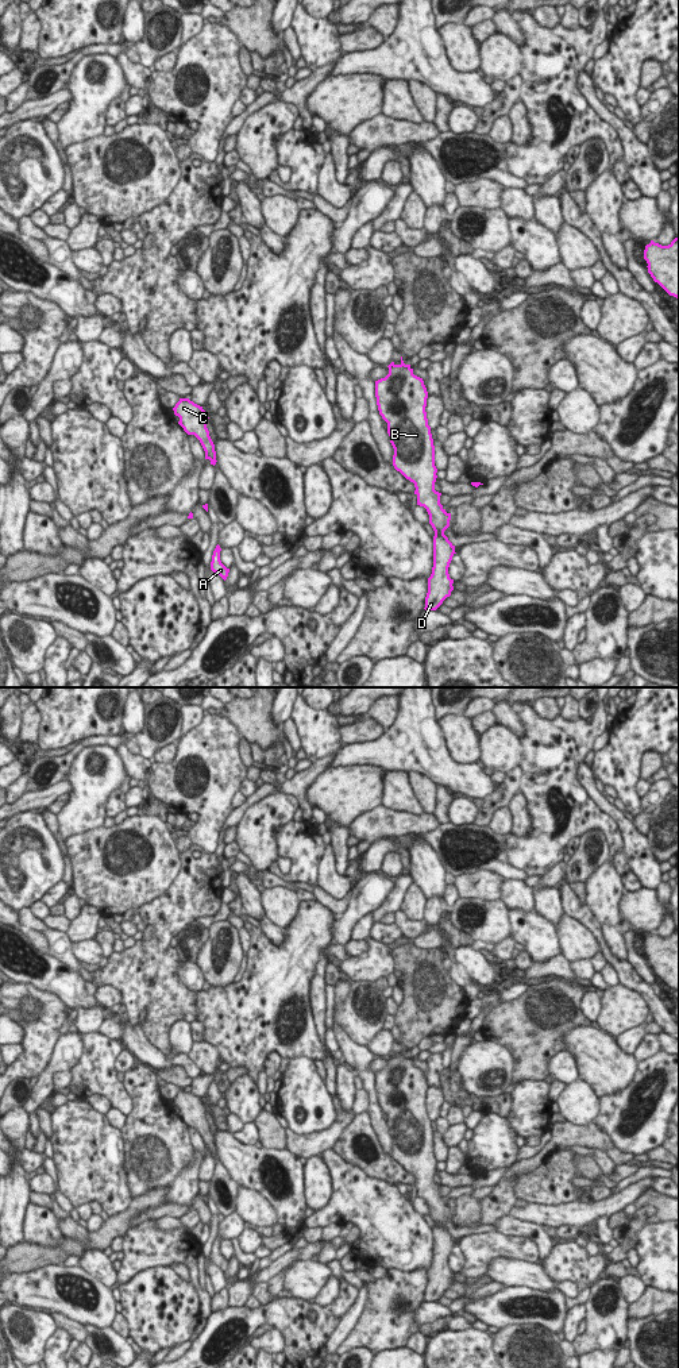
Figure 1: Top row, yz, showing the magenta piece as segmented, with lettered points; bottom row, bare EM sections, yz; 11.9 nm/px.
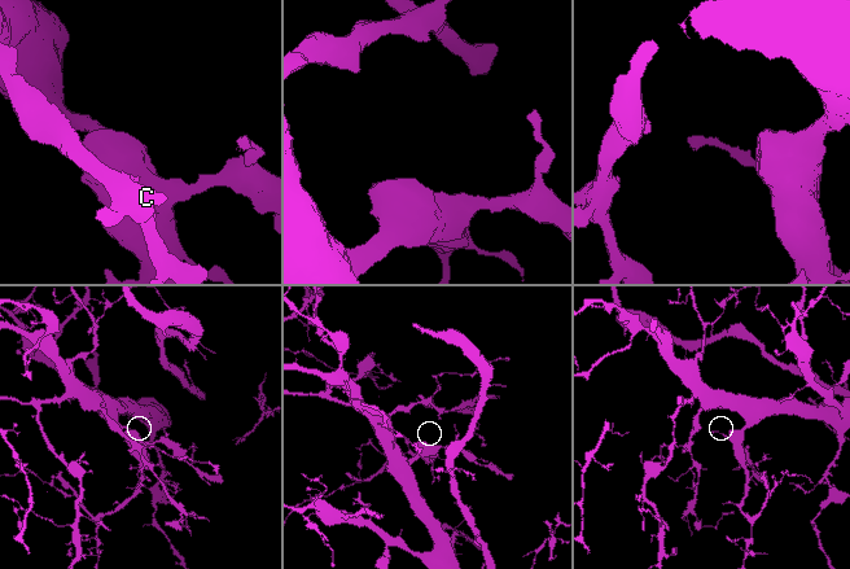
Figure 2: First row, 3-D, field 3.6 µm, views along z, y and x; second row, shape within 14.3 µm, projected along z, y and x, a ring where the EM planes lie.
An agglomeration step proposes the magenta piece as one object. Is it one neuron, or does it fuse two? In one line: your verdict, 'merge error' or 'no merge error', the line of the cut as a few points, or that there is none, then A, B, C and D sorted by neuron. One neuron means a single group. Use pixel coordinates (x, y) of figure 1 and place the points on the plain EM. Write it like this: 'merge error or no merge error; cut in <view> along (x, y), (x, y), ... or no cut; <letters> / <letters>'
no merge error; no cut; A B C D

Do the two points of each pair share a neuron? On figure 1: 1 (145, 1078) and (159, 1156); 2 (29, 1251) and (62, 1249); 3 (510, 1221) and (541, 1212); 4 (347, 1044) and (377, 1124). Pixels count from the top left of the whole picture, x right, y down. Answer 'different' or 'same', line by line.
1: same
2: same
3: different
4: same

